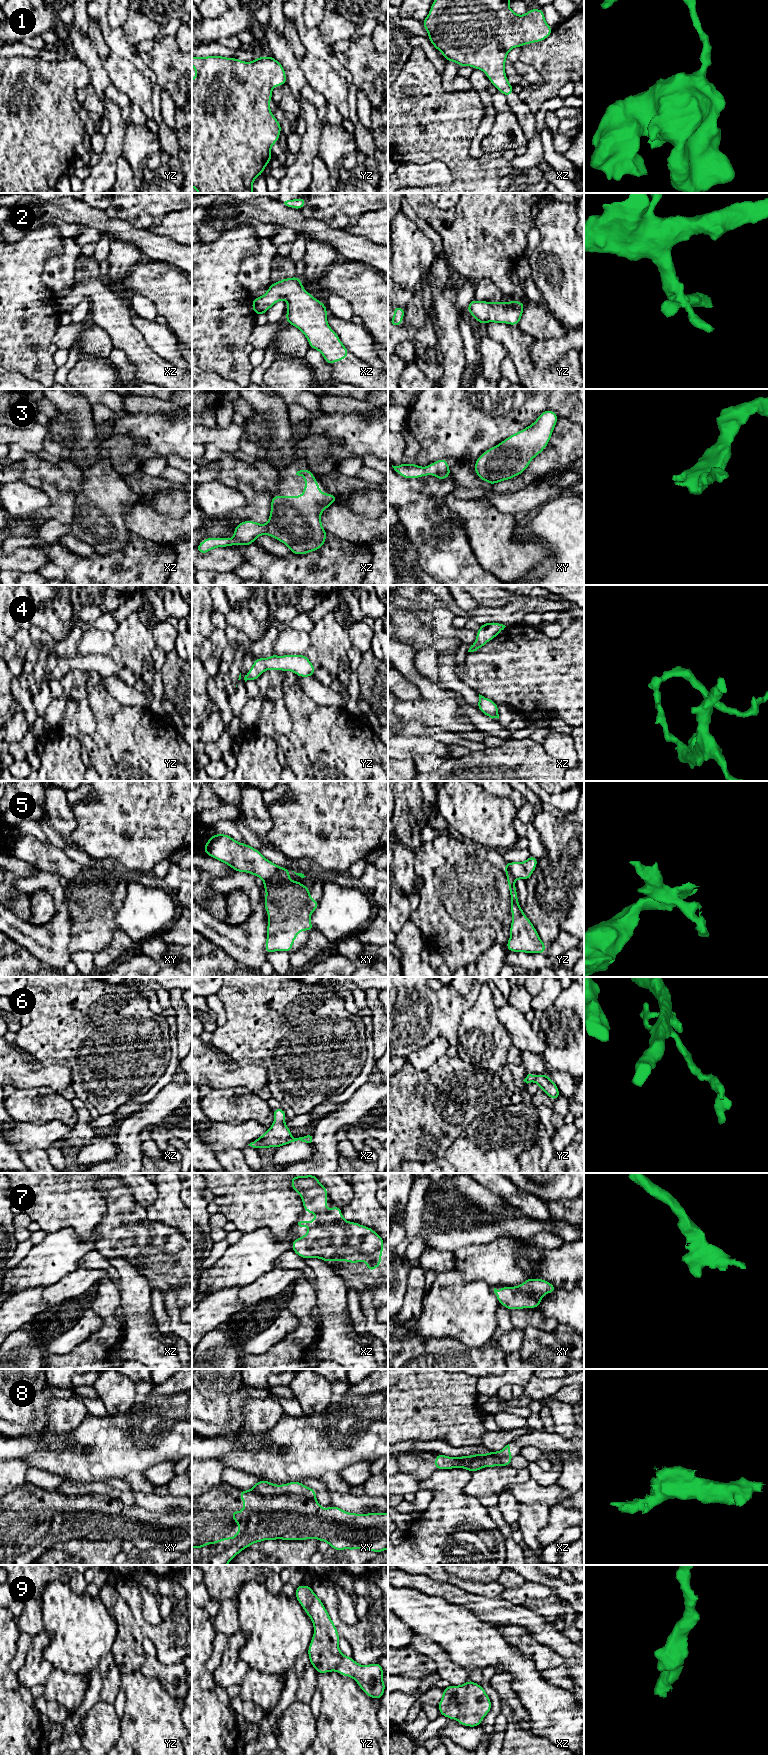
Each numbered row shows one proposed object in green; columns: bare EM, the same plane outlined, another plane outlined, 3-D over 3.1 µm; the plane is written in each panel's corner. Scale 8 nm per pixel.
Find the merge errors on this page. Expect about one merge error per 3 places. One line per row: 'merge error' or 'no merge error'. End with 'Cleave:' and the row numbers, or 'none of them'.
1: no merge error
2: no merge error
3: no merge error
4: no merge error
5: merge error
6: no merge error
7: no merge error
8: merge error
9: no merge error
Cleave: 5, 8

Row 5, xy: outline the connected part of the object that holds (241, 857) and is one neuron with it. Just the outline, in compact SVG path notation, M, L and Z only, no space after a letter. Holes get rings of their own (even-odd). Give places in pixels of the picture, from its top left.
M213 834L204 845L204 853L227 864L236 872L247 872L268 881L279 866L266 859L259 850L239 843L227 834Z

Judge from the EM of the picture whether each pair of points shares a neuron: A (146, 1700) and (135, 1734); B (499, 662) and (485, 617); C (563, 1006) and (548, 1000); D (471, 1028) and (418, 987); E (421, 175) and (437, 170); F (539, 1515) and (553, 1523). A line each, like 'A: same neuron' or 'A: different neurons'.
A: same neuron
B: different neurons
C: different neurons
D: different neurons
E: same neuron
F: different neurons

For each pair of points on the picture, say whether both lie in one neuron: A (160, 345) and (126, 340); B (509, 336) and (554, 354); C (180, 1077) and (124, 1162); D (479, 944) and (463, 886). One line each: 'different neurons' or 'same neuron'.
A: different neurons
B: different neurons
C: different neurons
D: same neuron

